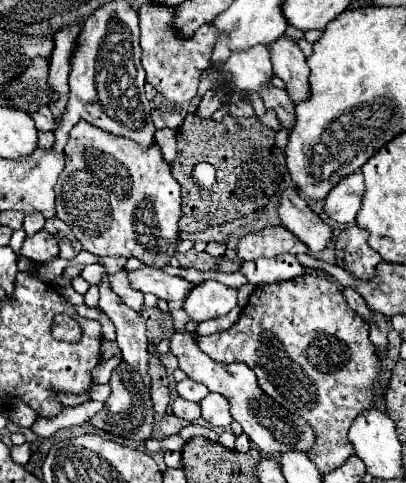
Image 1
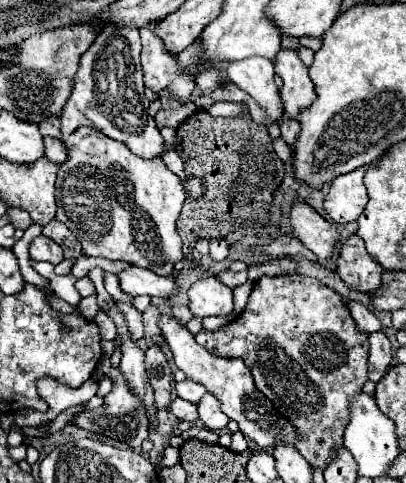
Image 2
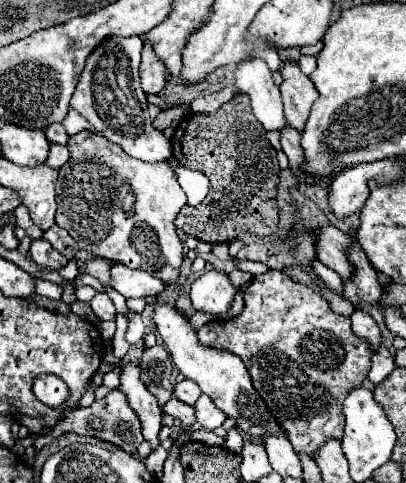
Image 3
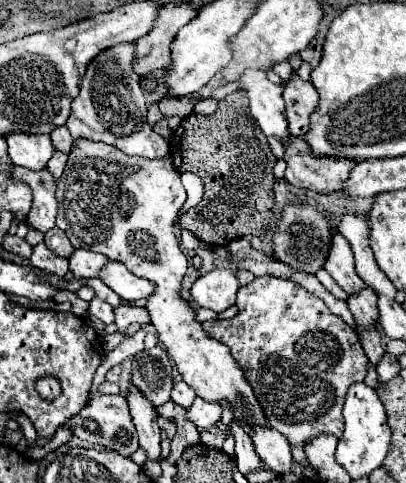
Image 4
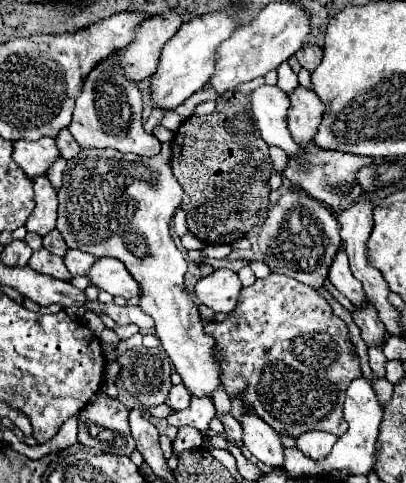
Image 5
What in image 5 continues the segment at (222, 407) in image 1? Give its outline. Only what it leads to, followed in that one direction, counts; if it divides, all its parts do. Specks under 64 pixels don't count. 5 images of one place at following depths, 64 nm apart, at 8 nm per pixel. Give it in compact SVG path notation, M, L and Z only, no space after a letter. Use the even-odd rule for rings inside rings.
M192 396L190 400L190 406L182 412L174 412L170 414L166 420L176 426L176 428L182 428L182 426L194 426L198 432L206 434L208 432L208 424L210 420L216 416L216 408L212 404L210 398L198 398L198 396Z

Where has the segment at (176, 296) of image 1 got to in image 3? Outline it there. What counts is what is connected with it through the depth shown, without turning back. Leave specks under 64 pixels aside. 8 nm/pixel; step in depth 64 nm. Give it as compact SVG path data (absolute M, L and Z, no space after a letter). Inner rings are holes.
M114 264L110 268L110 284L124 298L148 298L164 292L164 284L160 284L160 280L124 264Z

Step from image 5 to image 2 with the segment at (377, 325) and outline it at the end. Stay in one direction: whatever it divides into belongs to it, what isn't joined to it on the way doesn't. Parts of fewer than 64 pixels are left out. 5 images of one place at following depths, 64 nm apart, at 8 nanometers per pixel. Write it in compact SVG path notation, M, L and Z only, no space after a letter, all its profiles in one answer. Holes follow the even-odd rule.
M356 234L342 244L336 266L336 274L348 290L372 294L382 284L382 268L368 256L364 242Z

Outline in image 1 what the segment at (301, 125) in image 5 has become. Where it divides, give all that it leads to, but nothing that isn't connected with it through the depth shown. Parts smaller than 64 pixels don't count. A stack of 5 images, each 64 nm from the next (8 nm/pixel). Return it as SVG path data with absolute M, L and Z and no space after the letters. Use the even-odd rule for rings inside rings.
M282 36L276 44L272 44L272 66L274 74L286 82L286 92L292 104L300 104L310 98L310 68L298 44L286 36Z

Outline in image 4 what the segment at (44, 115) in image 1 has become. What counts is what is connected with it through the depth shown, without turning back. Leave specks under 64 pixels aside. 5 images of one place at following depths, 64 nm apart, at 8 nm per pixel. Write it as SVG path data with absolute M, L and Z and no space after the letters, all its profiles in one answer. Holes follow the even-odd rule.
M66 126L56 128L56 132L50 134L50 136L52 136L52 144L54 144L56 150L60 150L60 152L64 152L64 154L70 154L70 148L72 148L72 144L74 144L74 138L70 136L70 132L68 132Z

